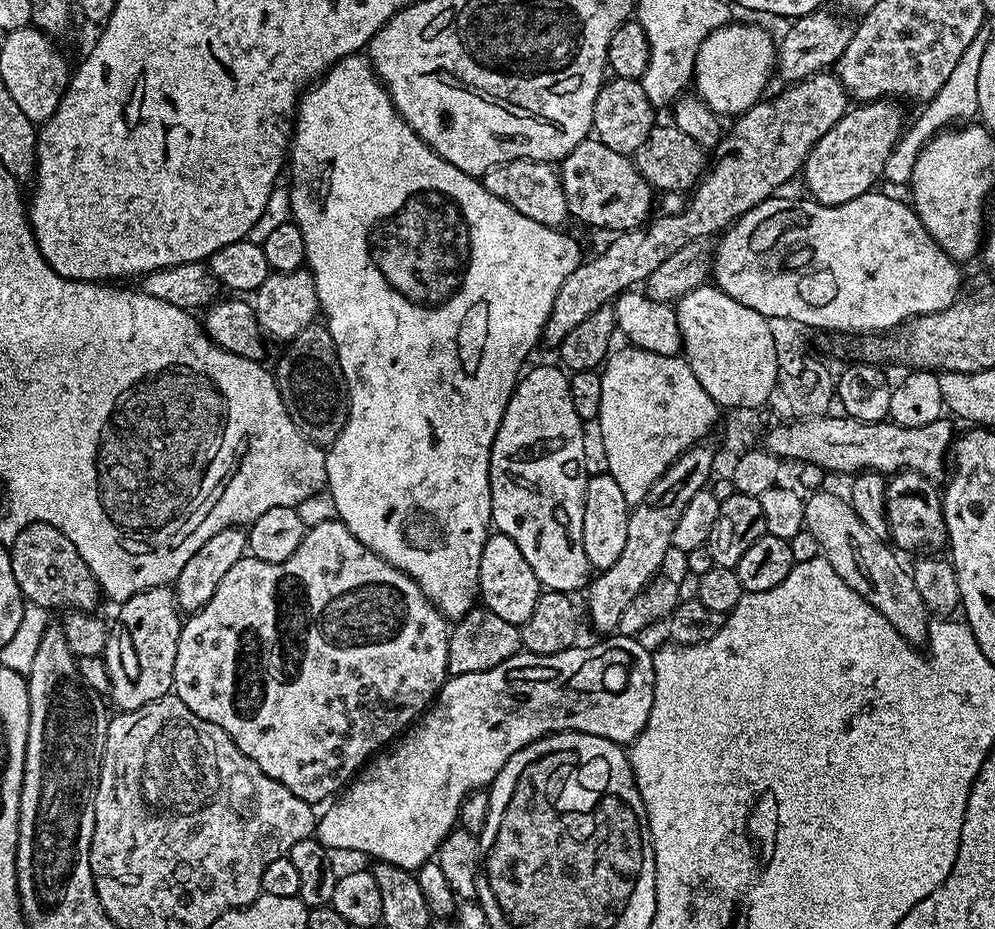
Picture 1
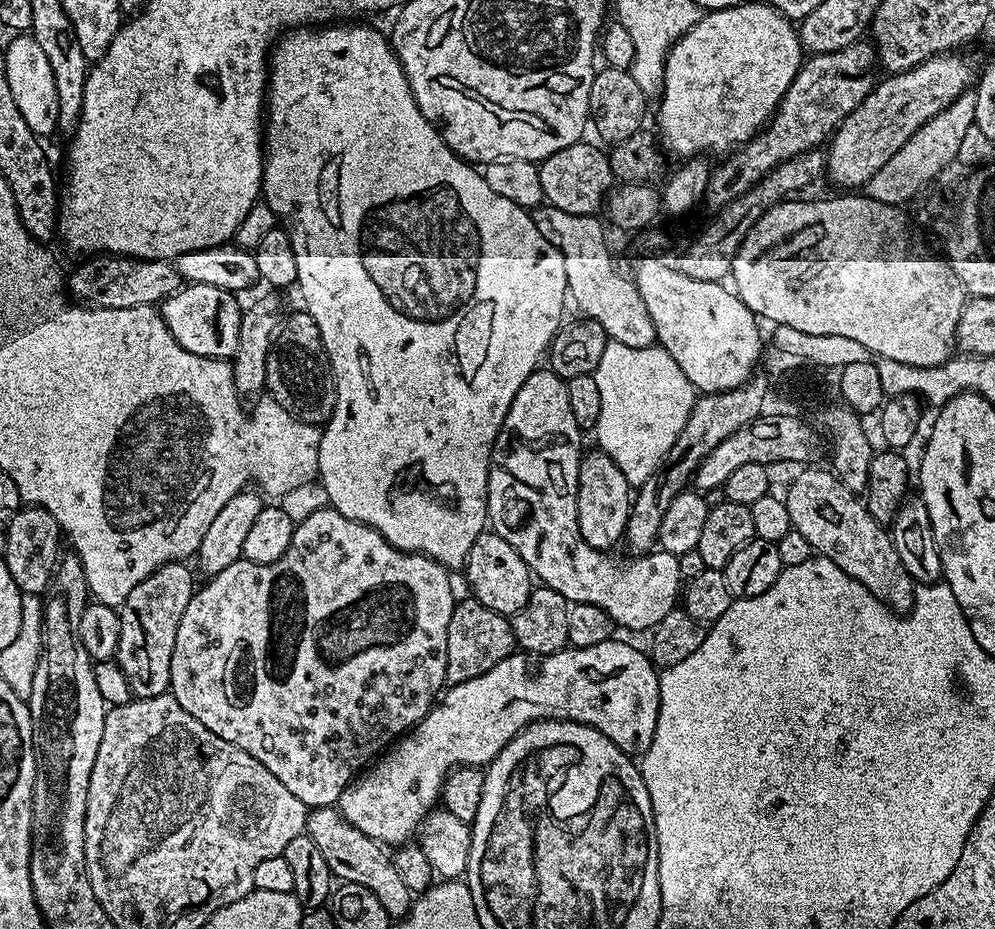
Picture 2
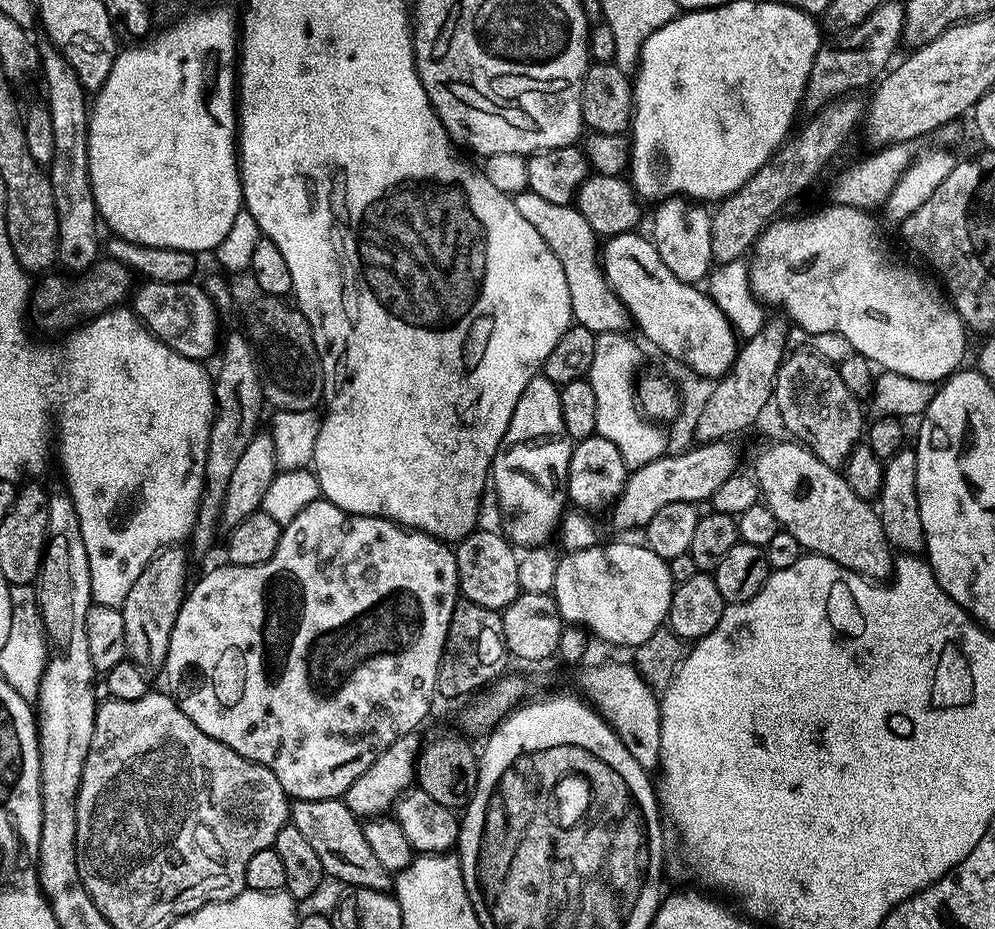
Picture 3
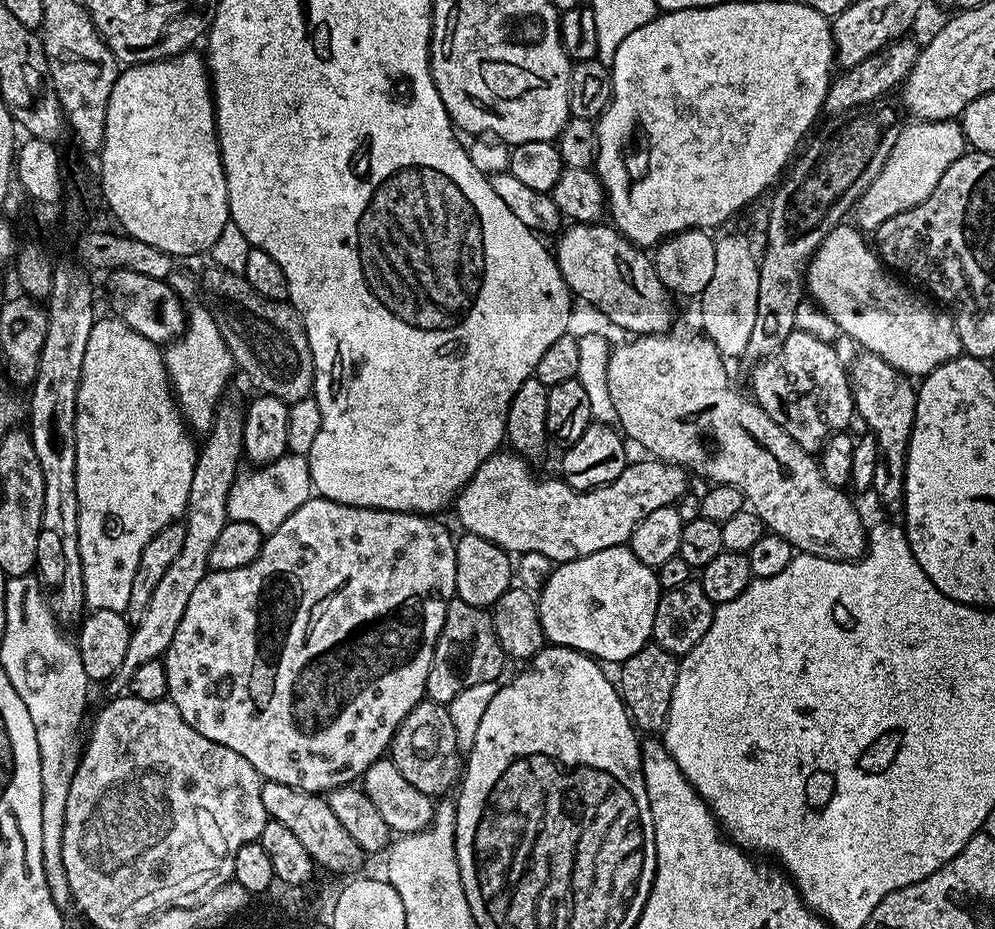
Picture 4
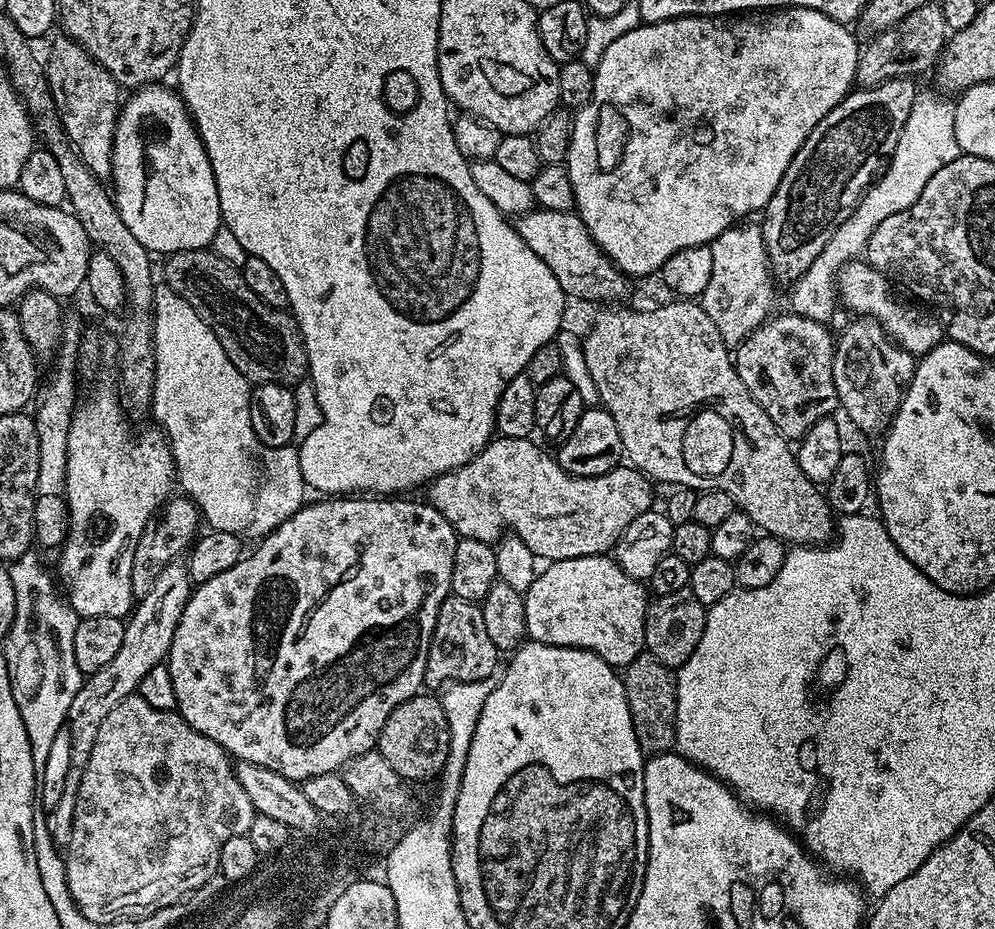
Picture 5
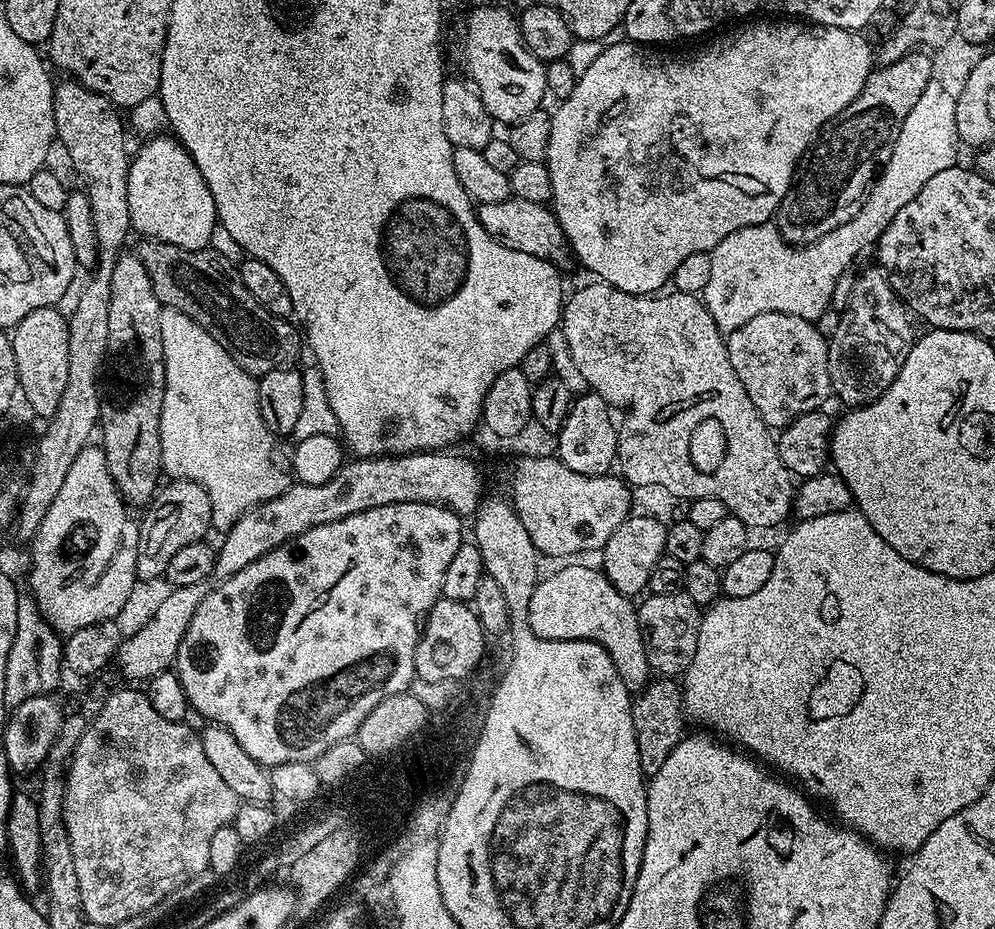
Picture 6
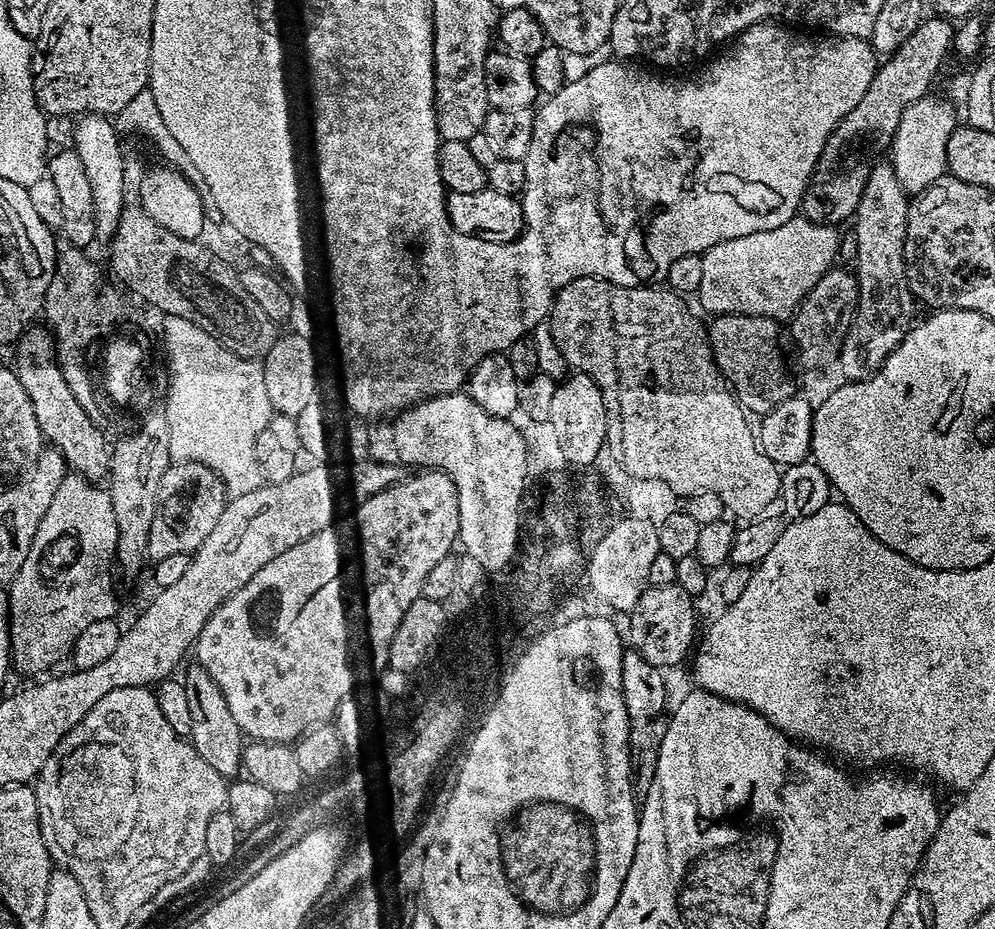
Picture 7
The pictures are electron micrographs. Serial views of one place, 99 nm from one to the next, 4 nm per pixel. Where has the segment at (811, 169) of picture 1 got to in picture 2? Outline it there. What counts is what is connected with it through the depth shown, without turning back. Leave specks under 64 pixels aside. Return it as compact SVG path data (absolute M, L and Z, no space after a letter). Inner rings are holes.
M964 54L932 56L910 70L885 75L885 80L881 84L879 81L871 94L836 127L826 148L826 176L840 187L837 189L858 190L866 186L934 114L946 110L950 102L973 87L972 64L960 55Z

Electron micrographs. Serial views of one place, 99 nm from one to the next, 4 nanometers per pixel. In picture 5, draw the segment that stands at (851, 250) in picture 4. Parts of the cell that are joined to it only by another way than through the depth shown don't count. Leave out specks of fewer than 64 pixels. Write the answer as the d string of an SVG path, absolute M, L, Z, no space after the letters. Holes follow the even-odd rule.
M863 259L849 260L836 277L838 300L850 311L856 312L857 317L876 320L887 330L889 336L900 344L906 351L919 358L925 352L929 352L934 346L938 346L945 339L944 328L939 320L927 307L919 303L907 304L899 300L892 291L893 285L878 270L874 270Z

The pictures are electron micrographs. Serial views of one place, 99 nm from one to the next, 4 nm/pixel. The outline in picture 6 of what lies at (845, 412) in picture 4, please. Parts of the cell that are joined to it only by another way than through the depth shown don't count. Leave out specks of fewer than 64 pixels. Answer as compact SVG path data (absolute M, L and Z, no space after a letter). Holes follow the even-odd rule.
M771 312L758 314L758 318L750 318L746 326L738 326L738 330L727 333L726 343L730 366L734 366L734 374L738 374L738 382L746 386L746 394L750 402L758 410L769 429L782 430L794 418L802 414L819 412L825 407L827 400L833 399L830 382L830 366L828 365L828 340L816 329L817 325L806 318L798 318L794 314Z

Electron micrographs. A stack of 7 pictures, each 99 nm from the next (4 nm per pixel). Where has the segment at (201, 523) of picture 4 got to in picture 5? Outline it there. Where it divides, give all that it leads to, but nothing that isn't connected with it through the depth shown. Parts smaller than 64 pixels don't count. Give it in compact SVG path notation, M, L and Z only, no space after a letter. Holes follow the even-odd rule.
M183 559L171 560L154 578L154 586L150 594L139 597L124 625L124 637L118 654L102 670L87 677L81 689L70 705L66 723L66 740L68 736L68 769L64 772L64 780L60 784L60 795L56 803L47 809L46 815L50 826L50 838L56 847L67 849L70 834L74 826L74 810L76 809L76 795L78 786L82 786L82 774L86 770L86 762L90 762L90 750L94 750L94 742L98 739L98 730L110 710L118 706L130 695L139 689L142 678L154 666L165 663L170 642L174 642L174 630L178 630L178 622L182 618L182 610L186 610L186 602L192 596L194 583L188 572L187 563Z

